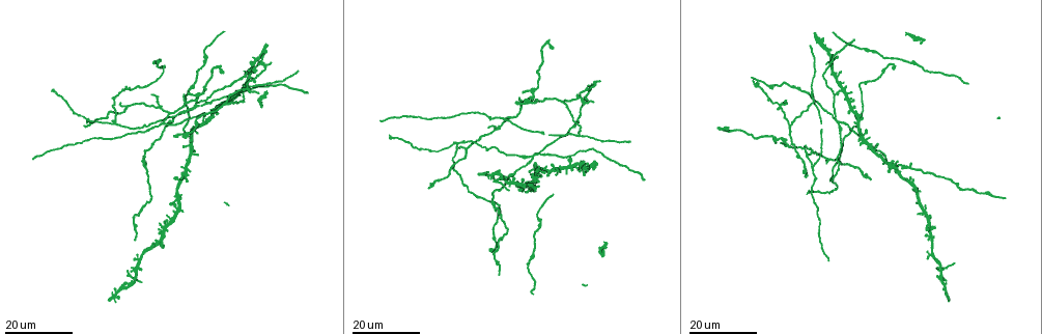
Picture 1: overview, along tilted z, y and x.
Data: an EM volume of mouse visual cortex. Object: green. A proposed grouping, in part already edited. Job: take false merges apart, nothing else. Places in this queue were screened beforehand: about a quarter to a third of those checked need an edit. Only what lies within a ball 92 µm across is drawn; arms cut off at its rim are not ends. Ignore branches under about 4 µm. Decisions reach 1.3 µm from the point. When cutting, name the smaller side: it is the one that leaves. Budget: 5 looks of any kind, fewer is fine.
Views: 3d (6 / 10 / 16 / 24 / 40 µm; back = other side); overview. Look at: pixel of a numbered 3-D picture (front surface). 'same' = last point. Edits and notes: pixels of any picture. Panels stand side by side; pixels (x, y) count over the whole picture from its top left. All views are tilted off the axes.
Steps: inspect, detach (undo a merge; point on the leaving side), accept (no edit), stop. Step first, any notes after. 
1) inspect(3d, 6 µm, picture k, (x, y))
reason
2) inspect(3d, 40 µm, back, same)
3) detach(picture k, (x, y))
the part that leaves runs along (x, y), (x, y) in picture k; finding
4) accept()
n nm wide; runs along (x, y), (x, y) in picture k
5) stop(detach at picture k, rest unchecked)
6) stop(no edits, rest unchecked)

inspect(3d, 16 µm, picture 1, (838, 125))

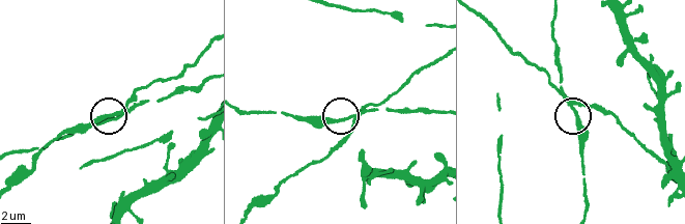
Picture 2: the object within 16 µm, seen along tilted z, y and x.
inspect(3d, 6 µm, picture 2, (344, 118))
zoom in

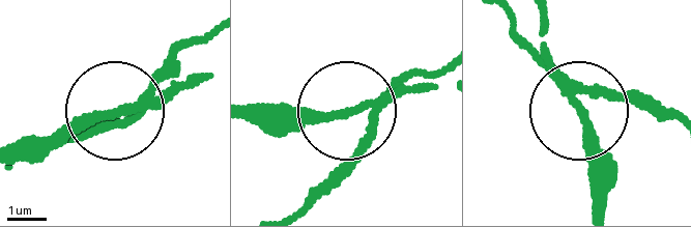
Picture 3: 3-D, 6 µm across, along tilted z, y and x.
detach(picture 3, (171, 46))
the part that leaves runs along (568, 84), (673, 119) in picture 3; two cells meet here

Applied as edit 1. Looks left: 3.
inspect(overview)

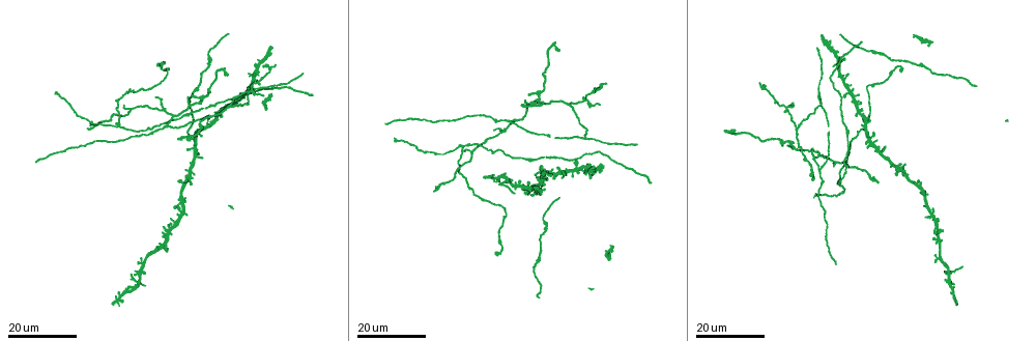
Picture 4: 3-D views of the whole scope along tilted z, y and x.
inspect(3d, 24 µm, picture 4, (572, 161))
side arm on a straight run

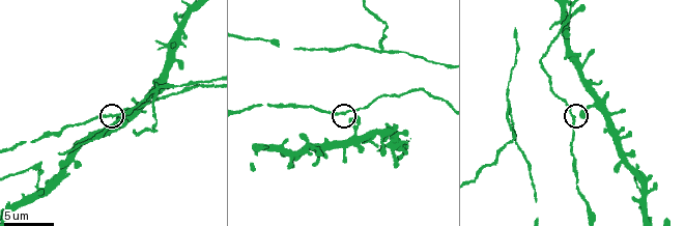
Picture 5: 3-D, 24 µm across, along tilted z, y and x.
inspect(3d, 6 µm, picture 5, (344, 113))

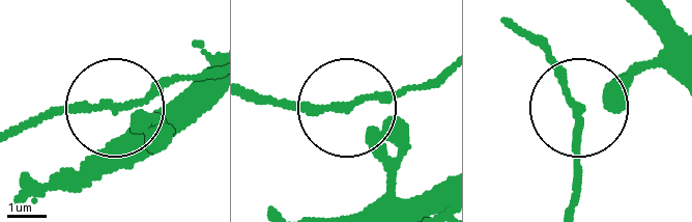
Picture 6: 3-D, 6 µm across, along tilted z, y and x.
accept()
side arm 58 µm; runs along (575, 200), (575, 100), (523, 38) in picture 6; continuous, no second cell

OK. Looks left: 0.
stop(detach at picture 3, rest unchecked)

